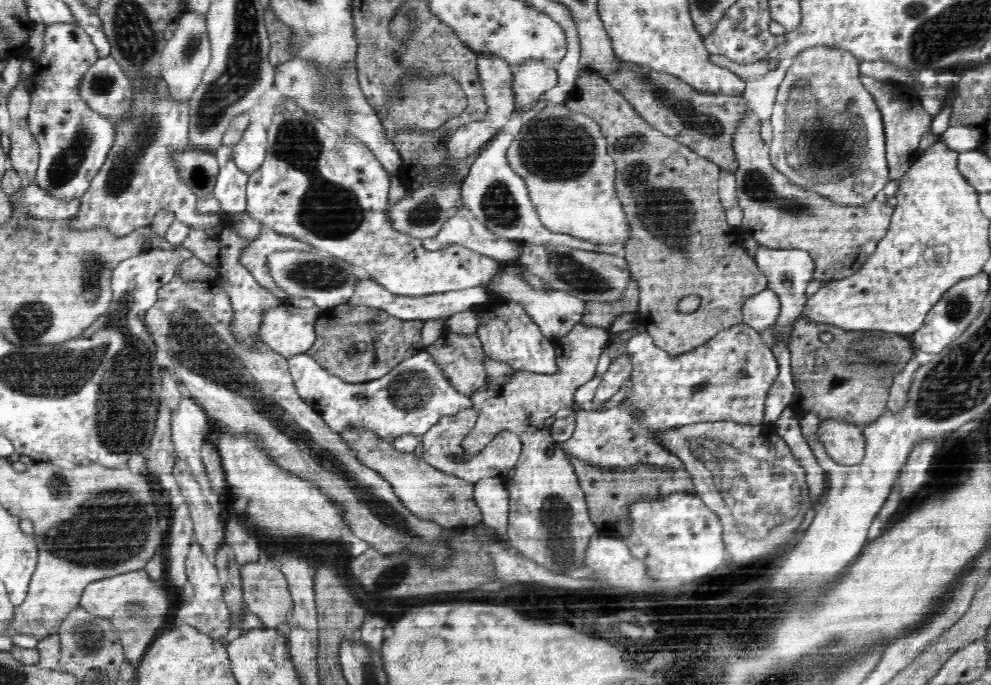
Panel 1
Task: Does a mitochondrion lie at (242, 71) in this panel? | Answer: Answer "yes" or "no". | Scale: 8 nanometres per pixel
yes

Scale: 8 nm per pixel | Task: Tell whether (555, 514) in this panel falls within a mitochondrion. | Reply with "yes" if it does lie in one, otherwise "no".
yes

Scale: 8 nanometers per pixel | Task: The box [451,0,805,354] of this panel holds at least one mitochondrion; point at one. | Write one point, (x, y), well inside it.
(668, 214)

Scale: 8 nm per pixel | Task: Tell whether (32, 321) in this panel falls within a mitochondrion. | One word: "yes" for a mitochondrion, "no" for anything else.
yes

